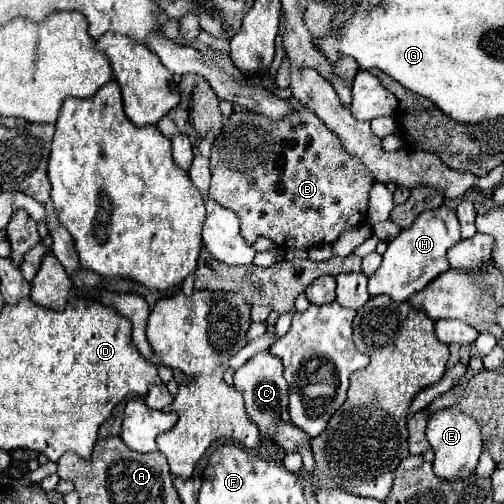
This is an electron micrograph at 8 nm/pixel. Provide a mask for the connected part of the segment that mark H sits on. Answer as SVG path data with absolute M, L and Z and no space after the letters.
M439 206L435 210L421 212L407 230L401 230L401 234L389 242L379 270L369 276L369 294L387 294L395 302L405 302L411 294L423 290L433 278L449 270L447 250L459 240L459 220L451 208Z

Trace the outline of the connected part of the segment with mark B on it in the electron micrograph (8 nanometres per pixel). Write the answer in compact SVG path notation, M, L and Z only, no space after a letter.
M297 108L295 114L275 122L275 120L269 120L261 114L253 114L253 112L233 112L231 118L227 120L227 124L223 126L221 130L221 136L219 136L219 144L215 148L215 142L213 142L213 148L211 148L211 188L209 188L209 198L213 198L215 202L219 202L221 206L233 210L239 218L241 218L241 236L245 238L245 242L253 244L257 238L265 236L265 238L271 238L275 244L279 244L281 248L311 248L313 244L321 244L321 242L335 242L337 236L341 232L345 232L347 228L351 226L357 226L359 222L365 220L365 214L367 214L367 200L369 200L369 190L373 186L373 178L367 174L365 166L357 162L357 158L349 156L341 144L341 140L337 138L335 132L331 132L323 120L317 118L317 114L313 114L309 108Z

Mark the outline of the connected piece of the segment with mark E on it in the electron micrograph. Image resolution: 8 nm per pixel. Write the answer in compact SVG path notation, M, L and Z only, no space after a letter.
M439 410L429 418L427 424L427 440L431 448L435 450L435 462L433 462L433 472L443 478L443 480L463 480L475 474L475 466L479 462L483 442L481 442L481 430L479 424L471 418L465 416L463 412L453 412L453 410Z

